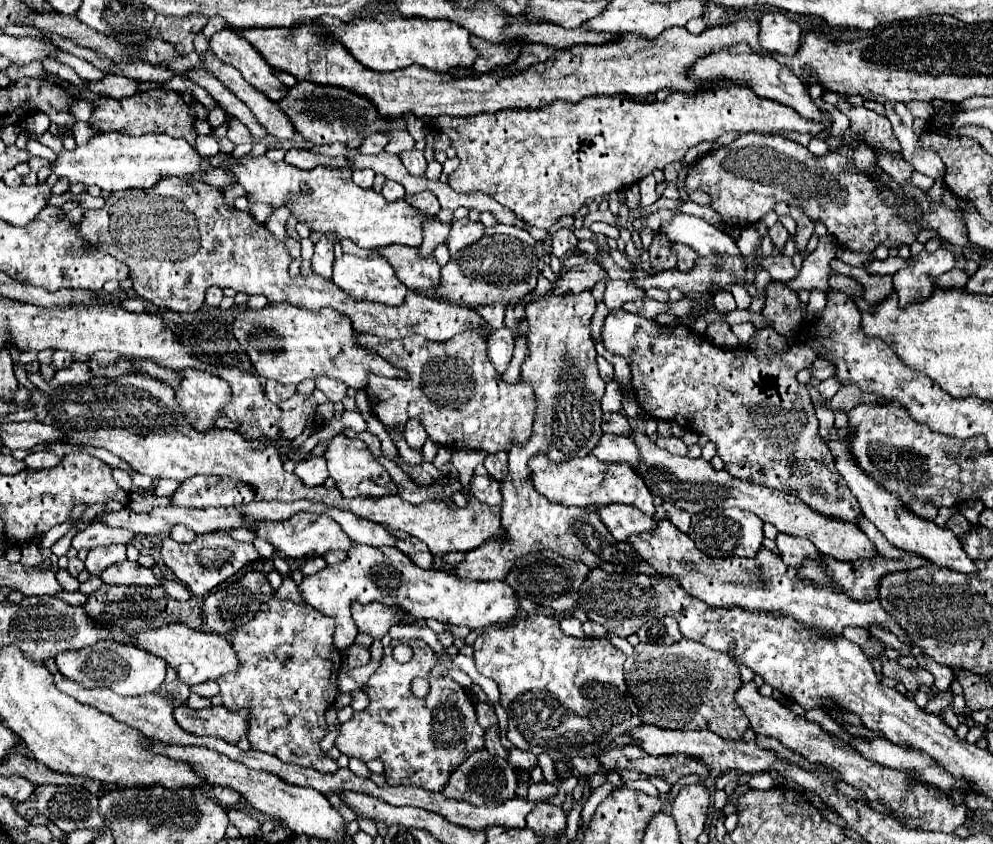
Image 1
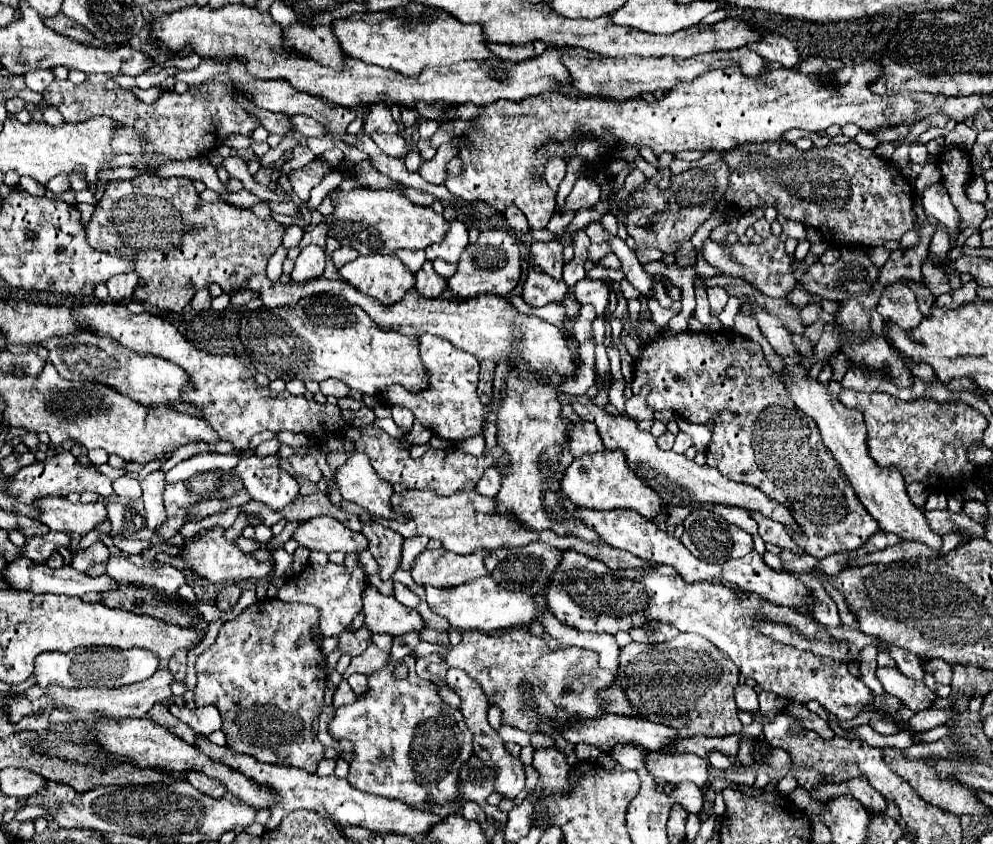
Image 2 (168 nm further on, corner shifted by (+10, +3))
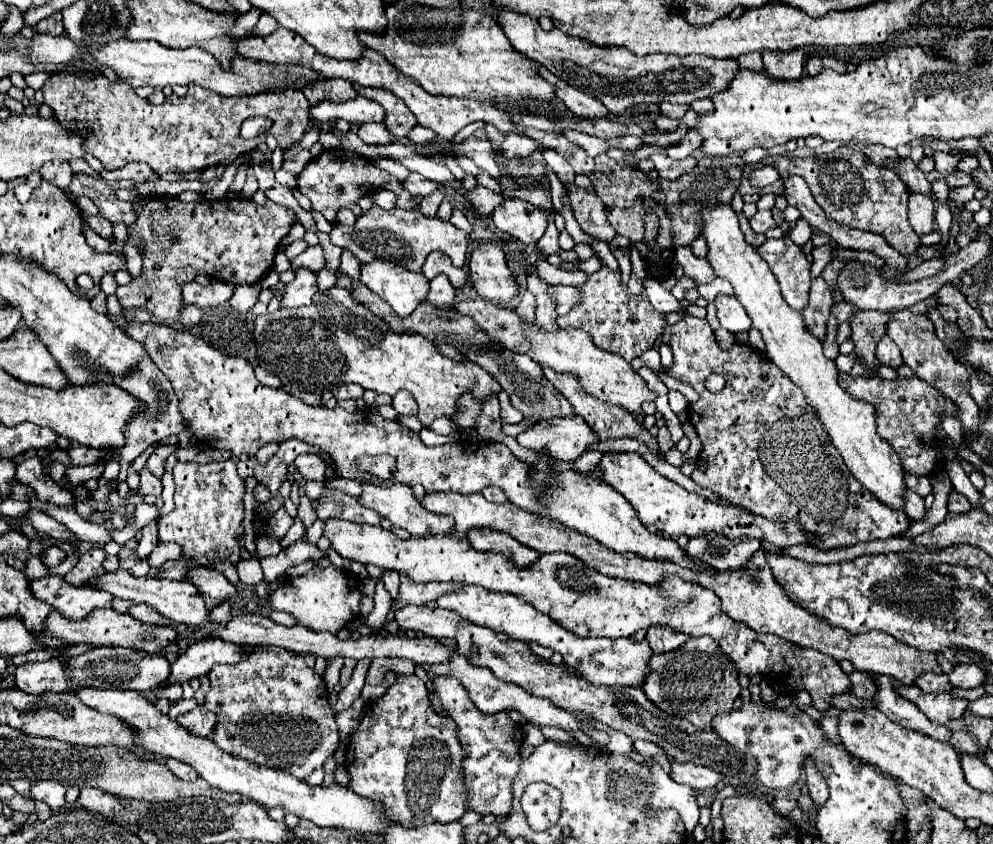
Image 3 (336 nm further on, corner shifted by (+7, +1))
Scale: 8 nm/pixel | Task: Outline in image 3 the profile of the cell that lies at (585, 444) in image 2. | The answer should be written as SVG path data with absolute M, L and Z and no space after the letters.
M554 417L538 421L516 437L516 441L532 451L548 453L552 459L574 461L578 459L592 443L598 441L596 433L588 429L588 423L580 417Z

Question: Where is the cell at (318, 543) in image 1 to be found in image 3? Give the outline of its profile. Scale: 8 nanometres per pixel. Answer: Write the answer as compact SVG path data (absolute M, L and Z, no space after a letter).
M326 521L326 529L324 529L324 537L330 539L332 547L346 559L350 561L360 561L360 563L372 563L378 565L380 569L394 569L398 573L408 575L414 583L430 583L430 581L456 581L462 585L480 585L488 591L496 591L496 593L512 593L522 597L524 601L528 601L530 605L534 605L536 609L540 609L542 613L548 613L556 623L564 625L568 631L580 635L580 637L610 637L610 639L618 639L618 637L630 637L632 633L636 633L638 629L648 629L652 625L668 625L672 629L680 629L682 633L688 633L690 637L700 637L700 635L710 635L722 649L726 655L730 655L736 663L736 669L748 677L762 673L764 677L768 673L772 673L770 677L776 679L776 683L784 687L794 687L794 681L800 681L804 685L804 689L810 693L812 703L818 711L830 709L828 699L836 693L848 693L848 675L840 669L840 665L814 649L804 649L804 647L790 647L784 639L776 637L776 635L762 635L752 631L750 627L746 627L744 623L738 623L734 619L730 619L722 607L720 607L720 599L716 597L716 593L712 593L710 589L704 589L700 585L694 583L686 583L678 577L670 577L664 579L658 585L646 585L646 583L636 583L636 581L626 581L626 579L616 579L616 577L608 577L602 573L596 573L594 569L588 569L582 561L578 561L576 557L572 557L570 553L548 553L548 555L540 555L532 565L524 565L518 567L512 559L502 557L500 553L480 553L476 551L466 537L458 537L458 535L426 535L426 537L410 537L410 539L400 539L396 537L392 531L382 529L380 525L358 525L358 523L350 523L350 521Z

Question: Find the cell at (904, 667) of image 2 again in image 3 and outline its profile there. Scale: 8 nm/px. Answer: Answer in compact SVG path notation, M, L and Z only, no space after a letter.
M926 673L922 675L916 685L924 691L924 693L950 693L954 689L954 685L950 683L948 675L934 675L934 673Z

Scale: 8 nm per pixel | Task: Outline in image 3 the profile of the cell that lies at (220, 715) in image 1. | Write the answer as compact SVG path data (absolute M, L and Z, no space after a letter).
M198 705L196 709L180 715L176 719L184 729L188 729L192 735L198 737L208 737L216 725L216 715L210 713L204 705Z

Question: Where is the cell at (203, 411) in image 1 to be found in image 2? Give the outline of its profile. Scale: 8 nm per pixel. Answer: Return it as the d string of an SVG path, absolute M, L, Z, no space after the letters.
M77 335L77 339L49 339L49 343L41 345L49 349L49 359L61 377L69 381L97 381L111 385L113 389L121 391L123 395L131 395L131 399L145 403L147 407L169 407L173 401L181 401L179 393L189 385L189 375L175 363L153 355L133 355L133 351L125 351L121 345L113 343L113 339Z

